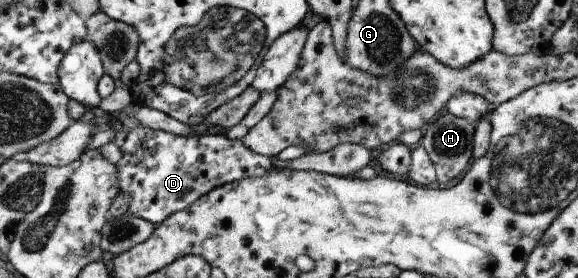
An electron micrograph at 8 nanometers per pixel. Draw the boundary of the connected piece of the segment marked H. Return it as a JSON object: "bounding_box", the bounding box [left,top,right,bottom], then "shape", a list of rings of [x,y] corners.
{"bounding_box":[418,111,474,184],"shape":[[[445,111],[437,114],[433,120],[425,124],[418,144],[425,149],[429,160],[433,163],[436,181],[439,184],[451,182],[465,168],[465,164],[469,164],[472,157],[473,133],[474,124]]]}

